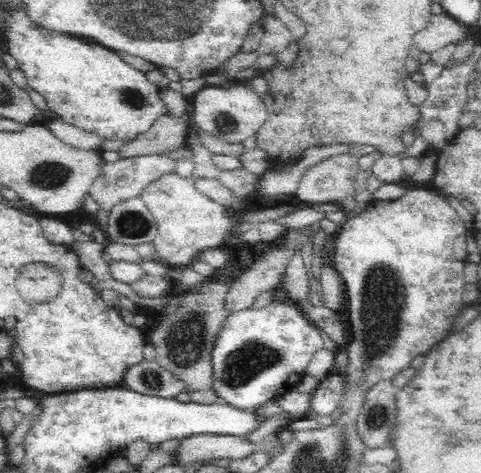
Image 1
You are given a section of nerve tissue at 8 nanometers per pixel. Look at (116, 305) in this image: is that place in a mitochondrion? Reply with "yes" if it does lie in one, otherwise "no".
no

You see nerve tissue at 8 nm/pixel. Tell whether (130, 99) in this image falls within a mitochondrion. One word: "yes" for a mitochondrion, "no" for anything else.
yes

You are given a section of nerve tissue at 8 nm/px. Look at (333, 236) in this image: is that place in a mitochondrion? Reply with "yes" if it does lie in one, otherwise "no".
no

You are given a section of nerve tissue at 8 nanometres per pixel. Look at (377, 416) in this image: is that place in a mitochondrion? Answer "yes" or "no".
yes

